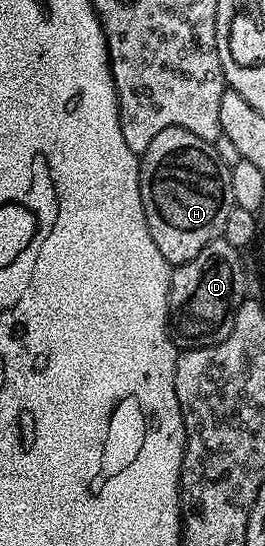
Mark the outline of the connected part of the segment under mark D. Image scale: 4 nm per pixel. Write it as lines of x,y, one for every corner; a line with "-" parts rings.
216,239
196,258
177,265
170,274
170,314
168,317
172,336
186,348
216,346
232,334
236,310
247,299
246,272
242,269
239,249
228,246
224,239

